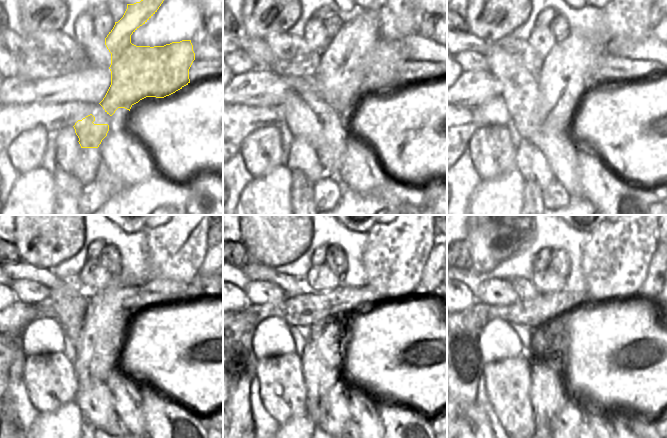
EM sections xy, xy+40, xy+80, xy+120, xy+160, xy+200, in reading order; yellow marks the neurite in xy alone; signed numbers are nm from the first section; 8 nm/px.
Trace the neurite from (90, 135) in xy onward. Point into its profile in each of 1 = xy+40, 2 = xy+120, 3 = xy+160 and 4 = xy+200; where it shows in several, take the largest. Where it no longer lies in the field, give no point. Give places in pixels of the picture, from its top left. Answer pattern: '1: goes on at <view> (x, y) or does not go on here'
1: goes on at xy+40 (303, 122)
2: goes on at xy+120 (100, 314)
3: goes on at xy+160 (319, 380)
4: goes on at xy+200 (547, 393)

